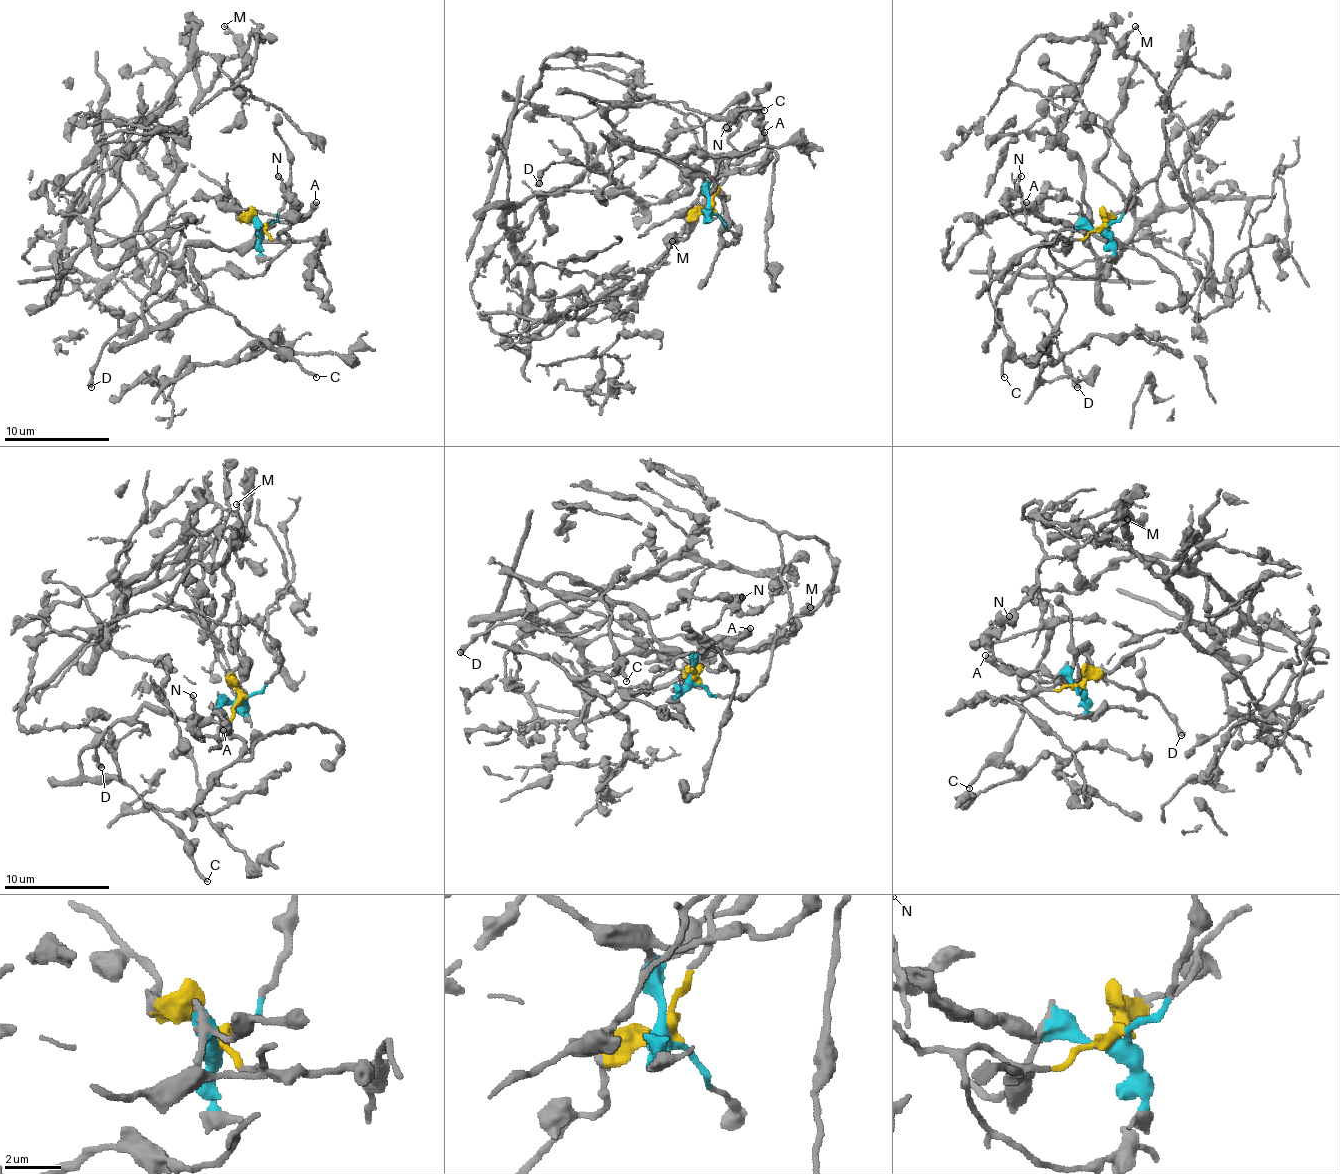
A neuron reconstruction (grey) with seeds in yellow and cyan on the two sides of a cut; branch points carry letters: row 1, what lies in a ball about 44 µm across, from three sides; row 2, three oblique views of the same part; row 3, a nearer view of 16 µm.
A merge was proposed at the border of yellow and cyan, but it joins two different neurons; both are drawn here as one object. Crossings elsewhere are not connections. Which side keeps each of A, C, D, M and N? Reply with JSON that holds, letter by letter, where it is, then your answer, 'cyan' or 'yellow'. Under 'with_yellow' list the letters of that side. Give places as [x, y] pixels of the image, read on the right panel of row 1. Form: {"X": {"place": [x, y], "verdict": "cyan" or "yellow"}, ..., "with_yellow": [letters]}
{"A": {"place": [1026, 202], "verdict": "cyan"}, "C": {"place": [1004, 377], "verdict": "cyan"}, "D": {"place": [1077, 387], "verdict": "cyan"}, "M": {"place": [1135, 26], "verdict": "yellow"}, "N": {"place": [1021, 176], "verdict": "yellow"}, "with_yellow": ["M", "N"]}

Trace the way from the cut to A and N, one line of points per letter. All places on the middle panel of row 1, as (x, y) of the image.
A: (709, 210), (712, 181), (746, 152), (764, 131)
N: (712, 210), (712, 197), (720, 189), (733, 152), (728, 137), (741, 121), (738, 116), (725, 126)

